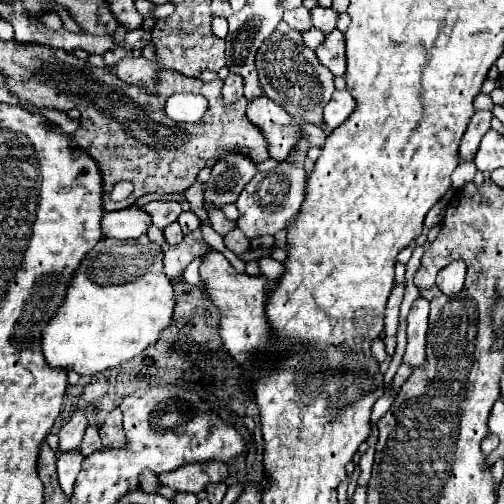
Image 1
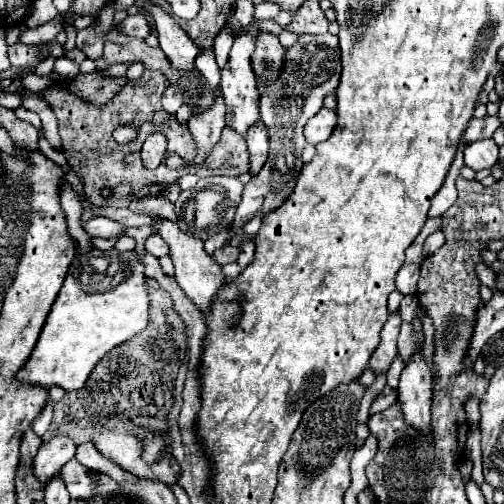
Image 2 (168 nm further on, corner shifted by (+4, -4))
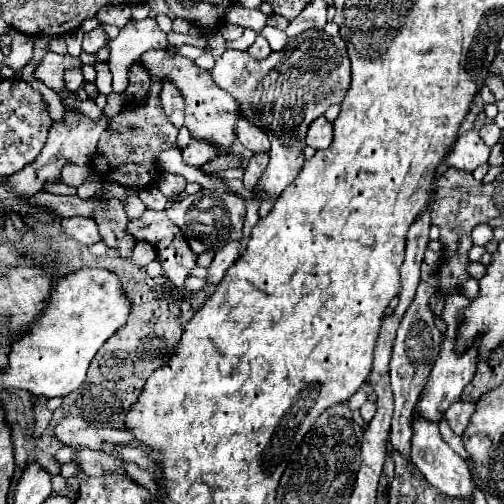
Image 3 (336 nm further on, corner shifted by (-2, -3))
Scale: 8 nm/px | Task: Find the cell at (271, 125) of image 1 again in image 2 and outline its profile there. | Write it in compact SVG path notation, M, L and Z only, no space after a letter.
M261 121L259 125L253 125L245 135L245 141L249 147L249 173L257 175L263 163L267 161L267 151L269 151L269 137L265 125Z

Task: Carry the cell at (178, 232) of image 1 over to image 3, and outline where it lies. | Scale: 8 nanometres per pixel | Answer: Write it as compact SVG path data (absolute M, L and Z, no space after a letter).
M139 240L135 246L135 256L133 262L137 266L147 266L149 262L153 262L155 258L159 258L159 252L155 250L155 244L149 244L147 240Z

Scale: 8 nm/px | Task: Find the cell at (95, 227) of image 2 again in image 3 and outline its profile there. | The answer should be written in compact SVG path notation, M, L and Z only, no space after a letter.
M73 216L73 218L65 218L63 220L63 228L69 236L73 236L75 240L89 244L89 242L99 242L101 234L97 228L97 222L93 218L81 218L81 216Z

